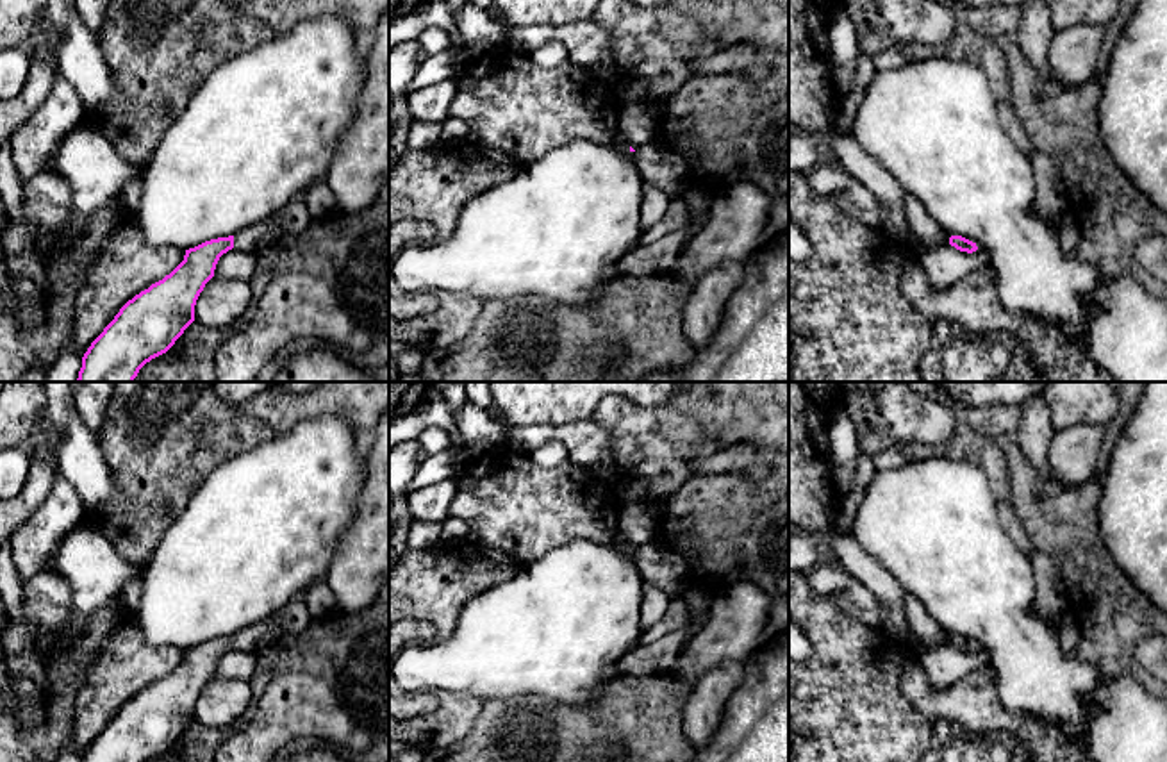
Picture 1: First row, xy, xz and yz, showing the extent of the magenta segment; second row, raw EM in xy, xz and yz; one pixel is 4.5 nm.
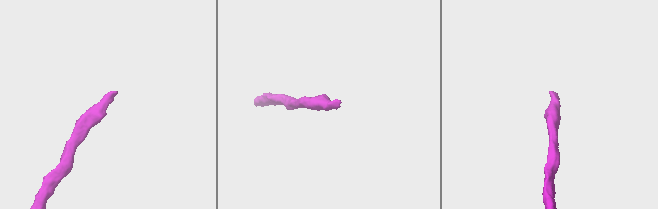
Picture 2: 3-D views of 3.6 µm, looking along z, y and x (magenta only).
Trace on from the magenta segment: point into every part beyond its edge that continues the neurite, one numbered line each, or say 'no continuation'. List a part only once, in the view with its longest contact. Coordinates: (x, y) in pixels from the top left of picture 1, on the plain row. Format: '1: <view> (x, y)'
1: xy (268, 632)

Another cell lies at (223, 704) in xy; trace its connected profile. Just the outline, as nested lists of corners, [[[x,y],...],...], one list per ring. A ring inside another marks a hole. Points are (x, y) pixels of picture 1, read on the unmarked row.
[[[212,676],[194,705],[194,721],[230,732],[250,714],[253,692],[248,680]]]

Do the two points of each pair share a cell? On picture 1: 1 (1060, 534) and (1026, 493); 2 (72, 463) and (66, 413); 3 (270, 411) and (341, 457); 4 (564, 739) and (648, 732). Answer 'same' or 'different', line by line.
1: same
2: same
3: different
4: same

